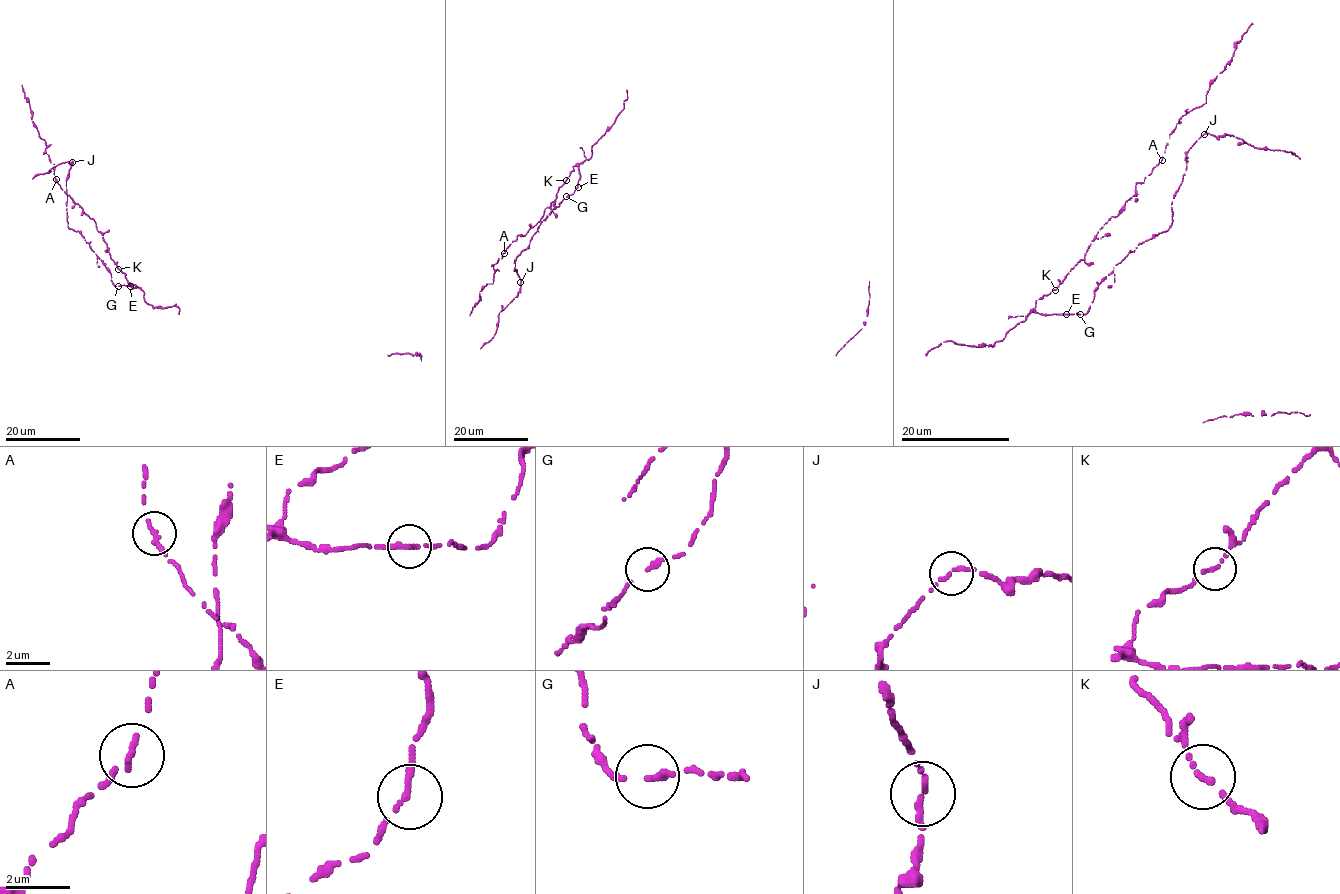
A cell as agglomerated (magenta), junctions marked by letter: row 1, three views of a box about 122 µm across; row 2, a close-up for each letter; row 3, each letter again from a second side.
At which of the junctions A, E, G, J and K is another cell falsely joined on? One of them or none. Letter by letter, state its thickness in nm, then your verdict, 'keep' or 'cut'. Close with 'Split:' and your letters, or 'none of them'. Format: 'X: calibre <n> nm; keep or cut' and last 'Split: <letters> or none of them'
A: calibre 240 nm; keep
E: calibre 190 nm; keep
G: calibre 280 nm; keep
J: calibre 240 nm; keep
K: calibre 240 nm; keep
Split: none of them

